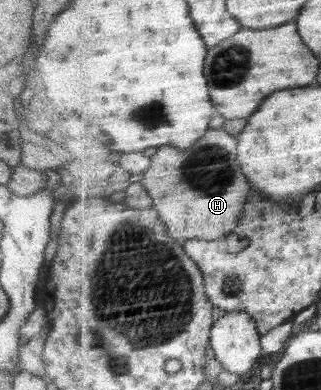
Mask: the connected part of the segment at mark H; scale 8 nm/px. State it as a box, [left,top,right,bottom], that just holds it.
[143,128,251,243]

